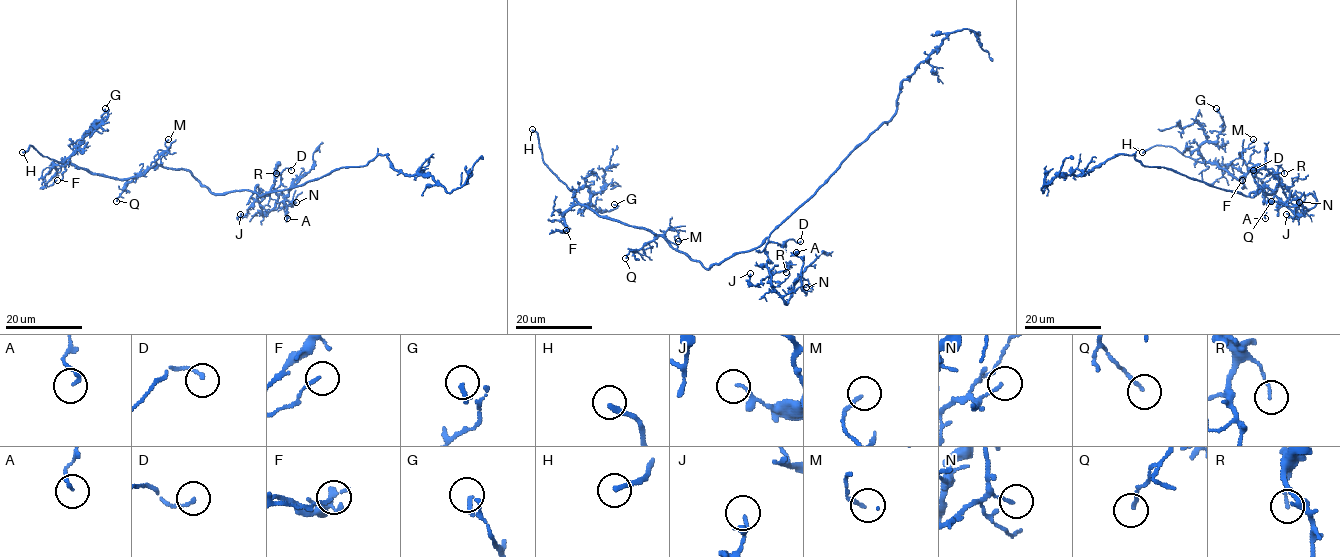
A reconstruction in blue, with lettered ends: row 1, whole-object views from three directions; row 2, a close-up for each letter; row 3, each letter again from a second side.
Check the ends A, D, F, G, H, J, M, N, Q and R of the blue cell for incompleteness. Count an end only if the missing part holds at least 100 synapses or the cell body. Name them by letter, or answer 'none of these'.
H

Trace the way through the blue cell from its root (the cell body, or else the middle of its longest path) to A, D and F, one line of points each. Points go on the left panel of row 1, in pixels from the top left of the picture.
A: (265, 193), (258, 196), (255, 189), (263, 214), (292, 206), (294, 201), (285, 202), (287, 218)
D: (265, 193), (259, 197), (268, 194), (274, 179), (286, 168), (291, 170)
F: (265, 193), (213, 193), (189, 171), (161, 166), (115, 179), (63, 162), (54, 165), (45, 185), (57, 180)

